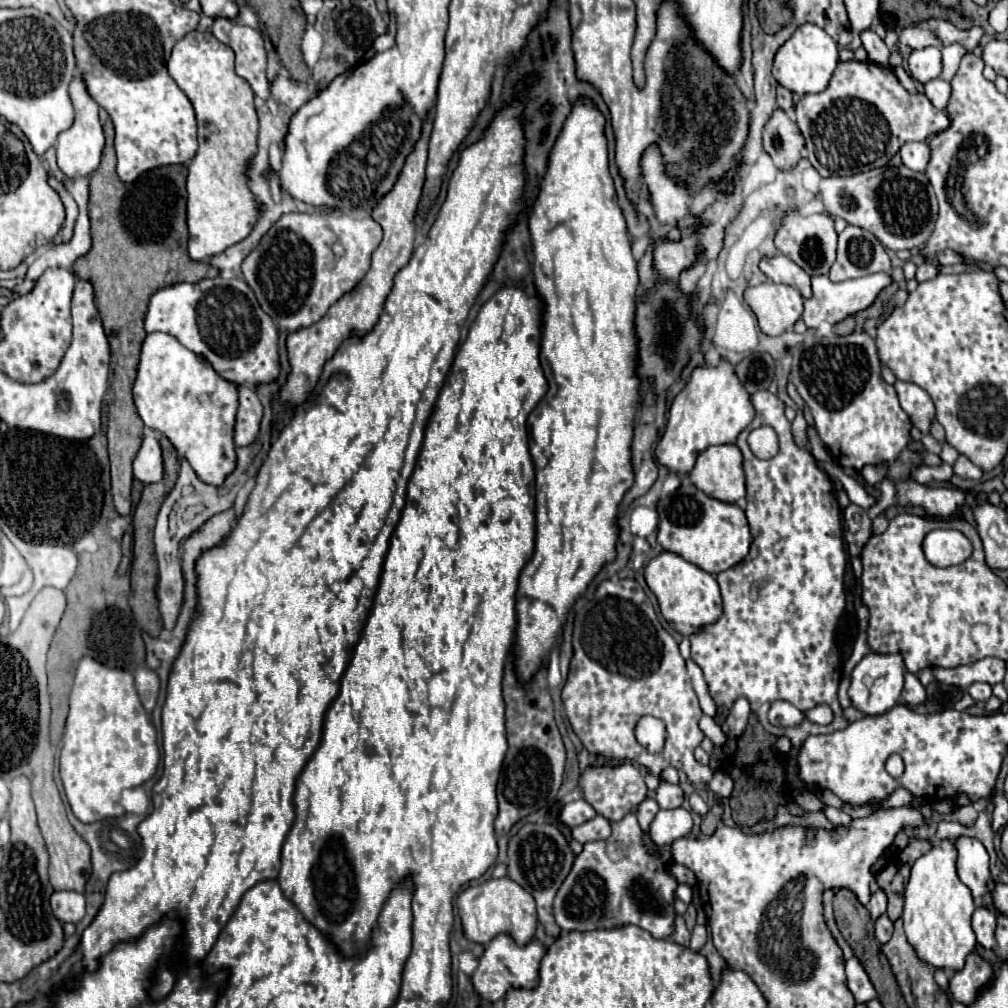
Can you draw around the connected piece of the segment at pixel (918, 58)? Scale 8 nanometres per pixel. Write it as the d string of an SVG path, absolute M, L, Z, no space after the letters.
M925 46L921 50L913 50L907 58L909 74L917 82L929 82L941 74L941 50L937 46Z

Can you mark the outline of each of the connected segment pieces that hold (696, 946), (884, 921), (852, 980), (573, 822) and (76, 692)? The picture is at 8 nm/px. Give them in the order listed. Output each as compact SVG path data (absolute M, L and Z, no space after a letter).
M697 924L697 926L693 928L693 936L691 936L689 948L691 948L691 950L701 950L703 944L705 944L705 940L707 940L707 930L705 930L703 924Z
M883 914L875 922L875 938L879 940L879 944L887 944L891 940L891 934L893 934L893 922L889 920L887 914Z
M855 956L851 960L847 960L845 970L847 970L847 988L855 996L855 1002L857 1004L871 1002L871 998L877 996L875 994L875 988L873 988L867 972L863 970L863 966L859 964L859 960Z
M573 800L573 814L569 814L569 828L579 826L595 816L597 816L597 812L593 810L591 804L587 804L585 800Z
M83 658L75 670L59 758L61 780L73 814L81 822L123 816L121 792L147 782L155 774L159 758L155 728L139 702L133 674Z

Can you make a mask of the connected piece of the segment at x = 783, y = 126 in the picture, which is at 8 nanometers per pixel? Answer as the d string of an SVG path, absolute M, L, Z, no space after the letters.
M775 110L763 130L763 148L773 158L777 168L789 170L801 160L805 140L793 120L783 110Z

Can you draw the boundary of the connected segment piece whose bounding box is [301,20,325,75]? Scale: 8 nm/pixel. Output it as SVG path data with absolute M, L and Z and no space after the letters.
M317 20L312 25L307 25L305 31L305 38L303 38L303 44L301 44L301 52L303 52L303 58L309 66L309 70L313 75L313 66L315 62L321 60L323 56L323 50L325 50L325 36L317 30Z

